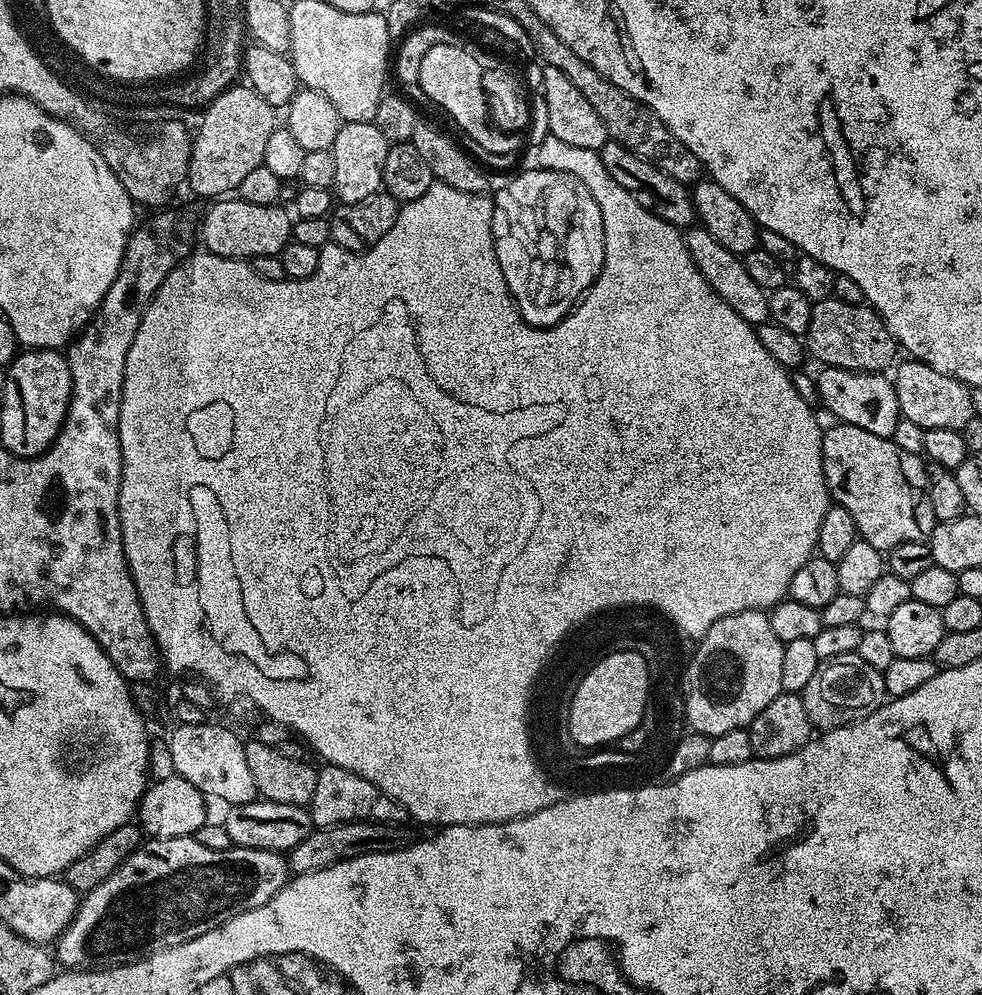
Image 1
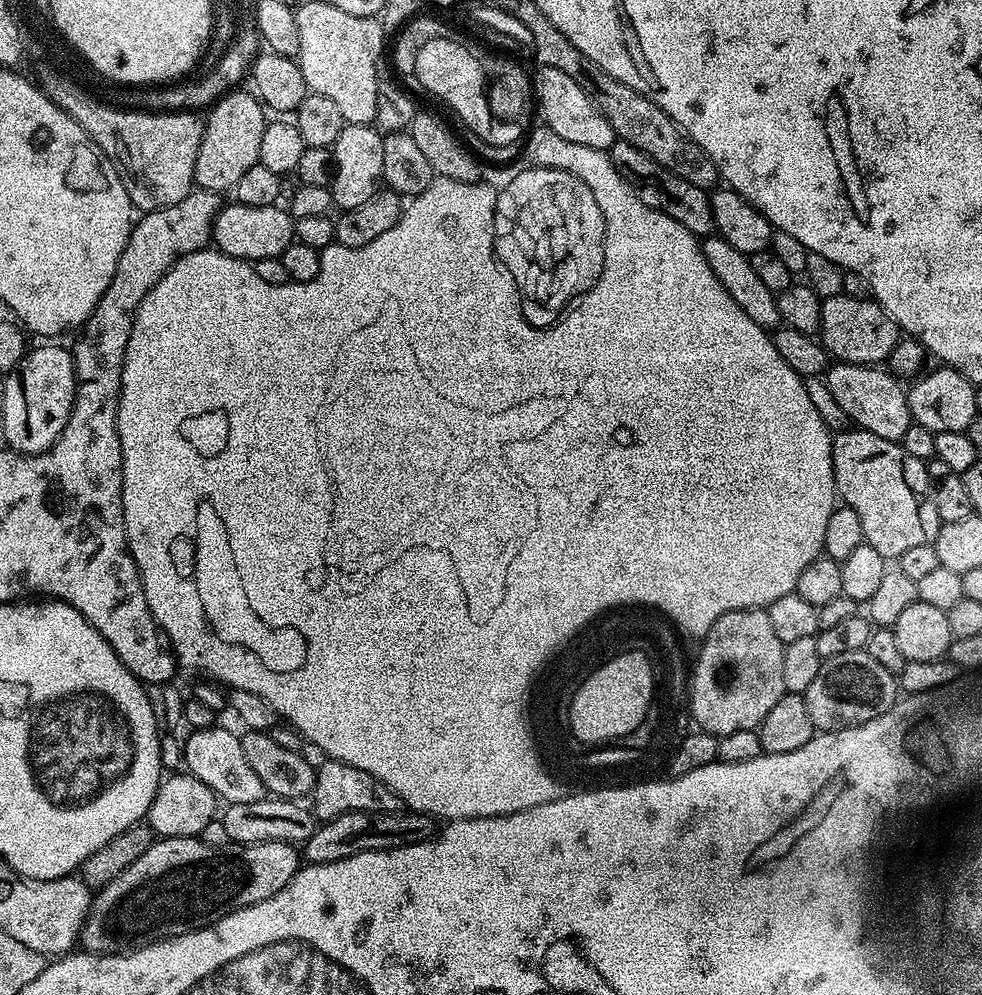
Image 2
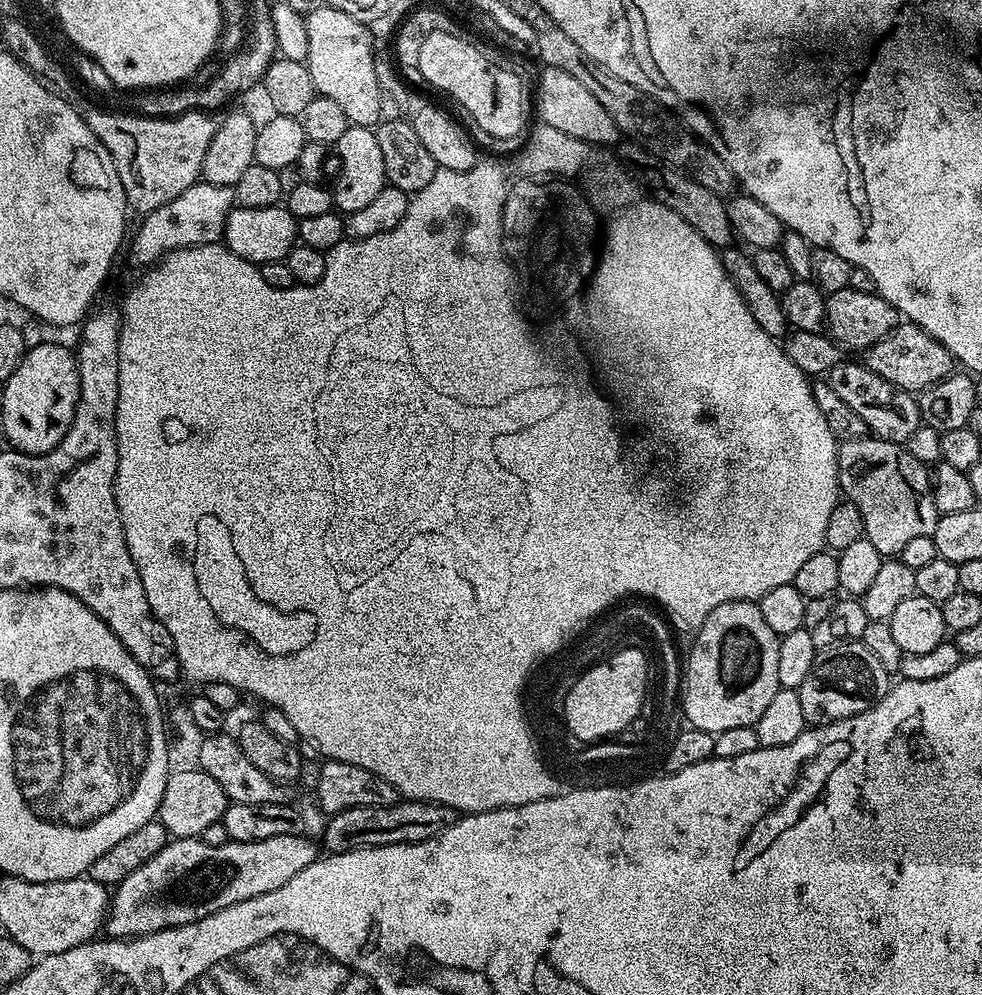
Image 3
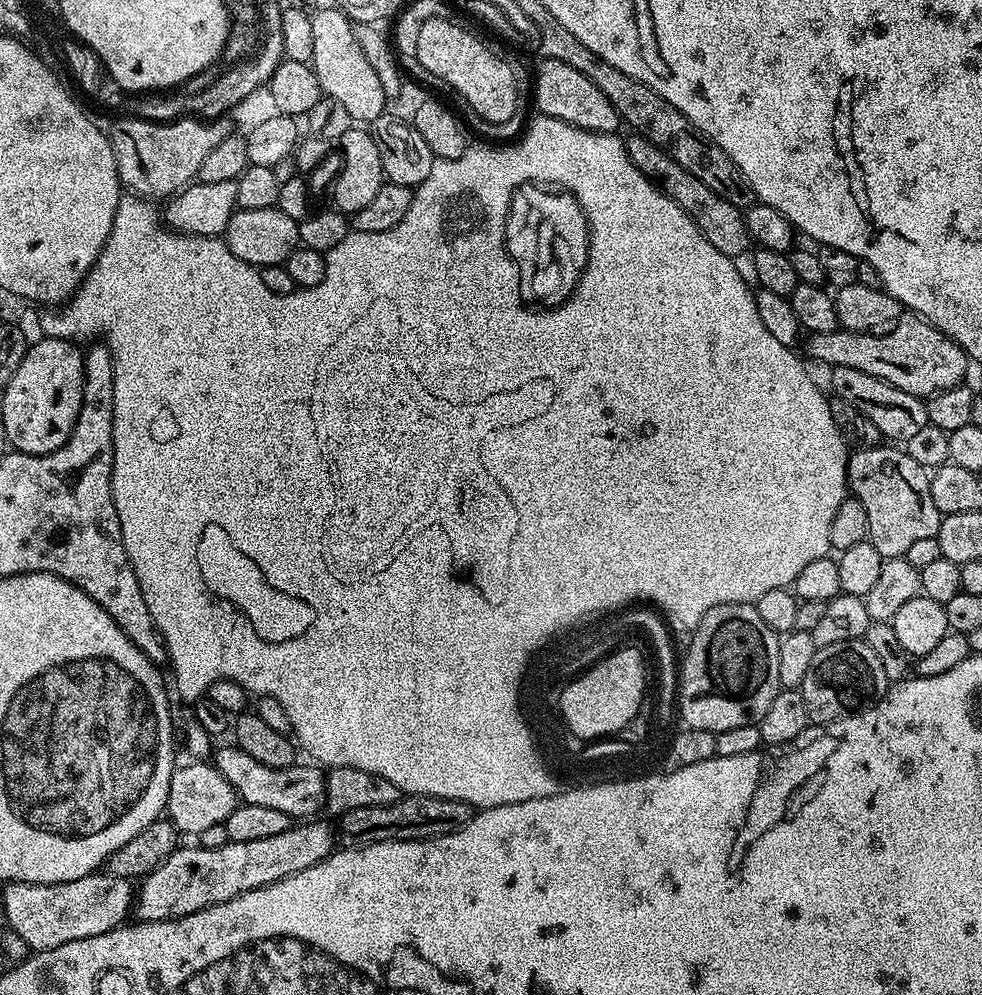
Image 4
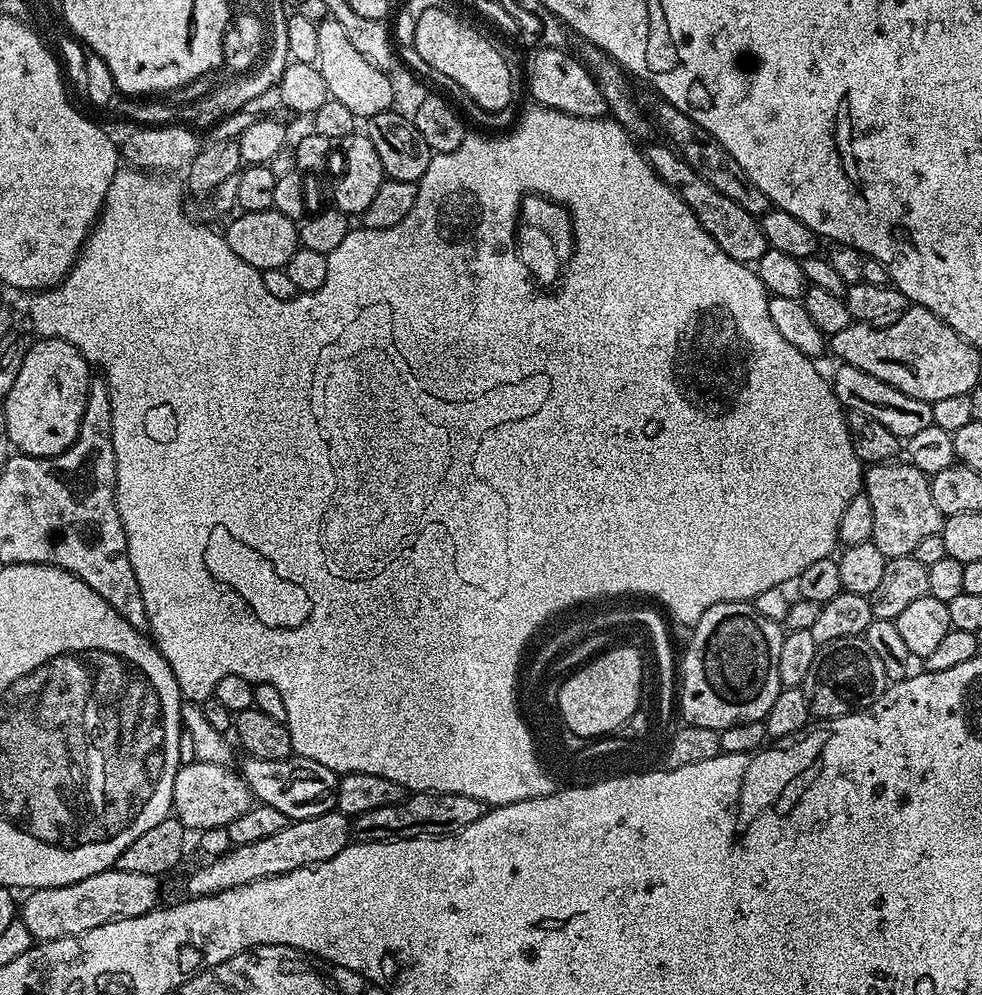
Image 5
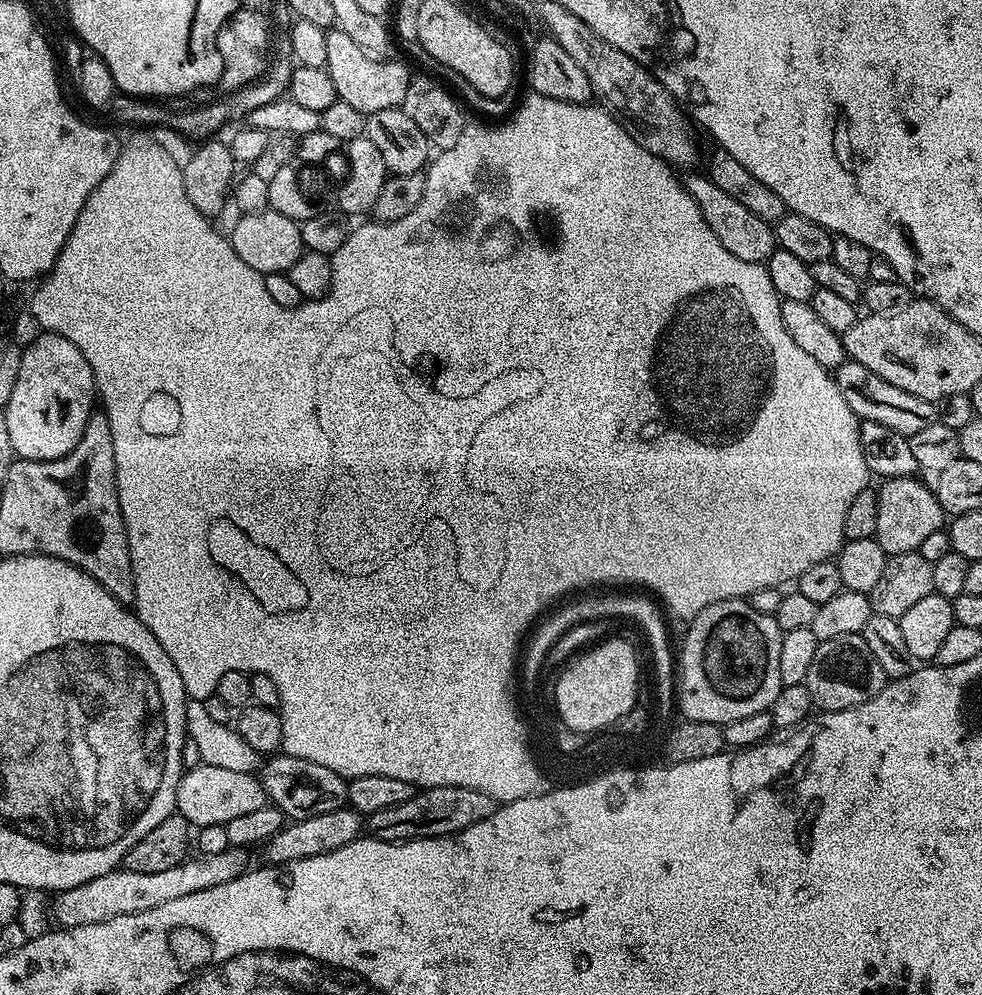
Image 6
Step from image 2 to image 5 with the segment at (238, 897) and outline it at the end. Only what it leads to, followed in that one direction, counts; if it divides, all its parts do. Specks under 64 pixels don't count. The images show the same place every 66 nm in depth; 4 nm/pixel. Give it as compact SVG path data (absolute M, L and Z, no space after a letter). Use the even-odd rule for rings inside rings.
M335 810L318 814L318 818L293 820L285 828L278 830L278 834L270 834L270 838L235 845L229 848L224 856L209 859L204 862L208 864L194 869L188 876L187 895L194 897L218 894L234 886L253 884L254 881L262 878L286 874L290 870L298 870L318 862L326 862L334 858L334 854L347 848L352 839L352 825L349 817Z

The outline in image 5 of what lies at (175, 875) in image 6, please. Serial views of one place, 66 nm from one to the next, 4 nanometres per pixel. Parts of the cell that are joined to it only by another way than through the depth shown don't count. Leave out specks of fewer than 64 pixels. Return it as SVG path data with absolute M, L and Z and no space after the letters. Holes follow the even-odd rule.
M113 866L102 874L90 874L90 878L82 878L82 882L70 886L31 889L25 895L28 897L19 901L18 920L24 923L25 930L36 942L77 936L86 930L94 930L94 926L106 926L106 922L138 918L151 912L161 903L160 883L155 876L134 874Z

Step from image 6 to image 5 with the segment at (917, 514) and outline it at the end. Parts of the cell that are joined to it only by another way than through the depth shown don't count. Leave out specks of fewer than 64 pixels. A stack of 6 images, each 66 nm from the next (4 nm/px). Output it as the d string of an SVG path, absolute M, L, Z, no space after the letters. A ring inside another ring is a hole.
M896 463L873 464L862 476L862 491L870 498L870 507L874 510L871 541L887 560L910 556L922 538L939 532L942 527L940 511L930 494L929 477L913 464Z

